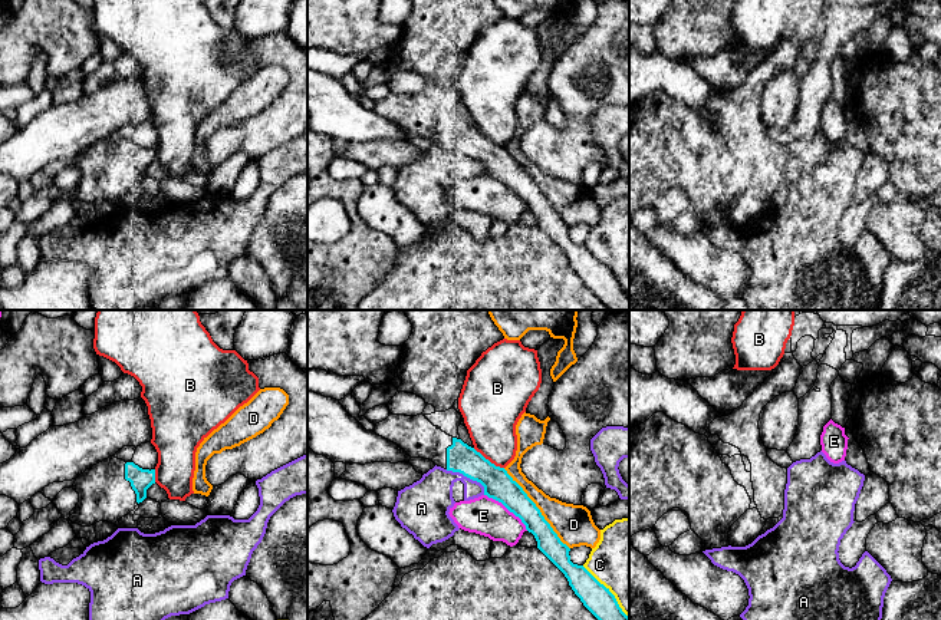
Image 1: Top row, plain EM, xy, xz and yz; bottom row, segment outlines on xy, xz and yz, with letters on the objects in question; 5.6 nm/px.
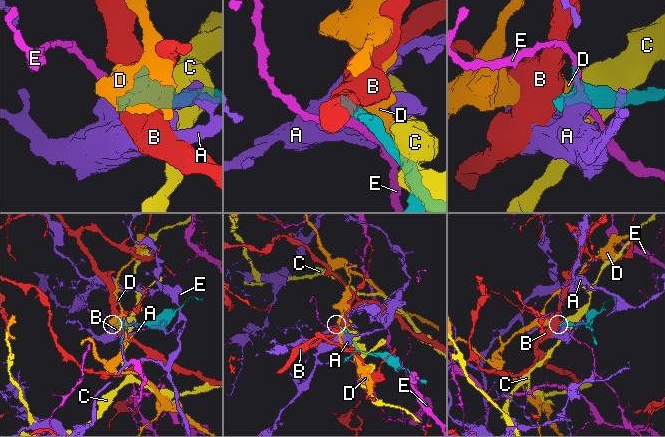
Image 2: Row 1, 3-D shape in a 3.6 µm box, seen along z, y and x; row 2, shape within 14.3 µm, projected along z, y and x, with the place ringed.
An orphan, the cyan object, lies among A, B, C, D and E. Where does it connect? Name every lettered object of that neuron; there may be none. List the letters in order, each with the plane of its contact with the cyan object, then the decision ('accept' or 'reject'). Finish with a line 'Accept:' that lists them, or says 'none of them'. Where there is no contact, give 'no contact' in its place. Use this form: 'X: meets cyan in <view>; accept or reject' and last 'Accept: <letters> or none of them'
A: meets cyan in xz; reject
B: meets cyan in xz; reject
C: meets cyan in xz; reject
D: meets cyan in xz; reject
E: meets cyan in xz; reject
Accept: none of them

